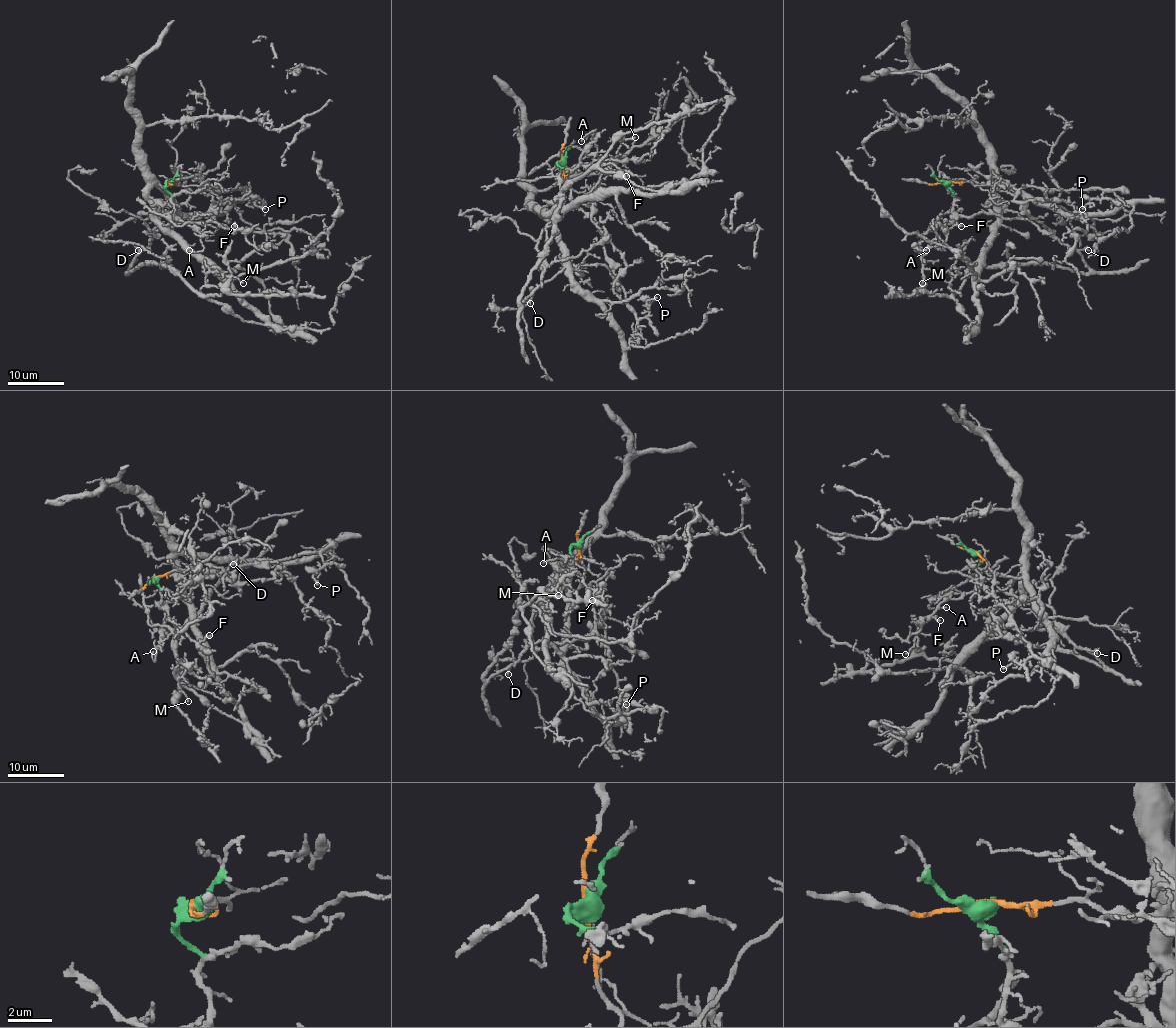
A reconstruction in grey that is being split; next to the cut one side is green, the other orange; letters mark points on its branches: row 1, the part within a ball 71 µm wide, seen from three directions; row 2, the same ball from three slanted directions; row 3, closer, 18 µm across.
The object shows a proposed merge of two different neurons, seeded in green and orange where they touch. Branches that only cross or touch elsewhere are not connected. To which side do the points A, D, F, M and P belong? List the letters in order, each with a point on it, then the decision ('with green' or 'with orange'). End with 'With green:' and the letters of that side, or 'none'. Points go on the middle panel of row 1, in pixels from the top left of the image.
A: at (581, 141); with green
D: at (530, 303); with green
F: at (626, 176); with green
M: at (635, 137); with green
P: at (657, 297); with green
With green: A, D, F, M, P

